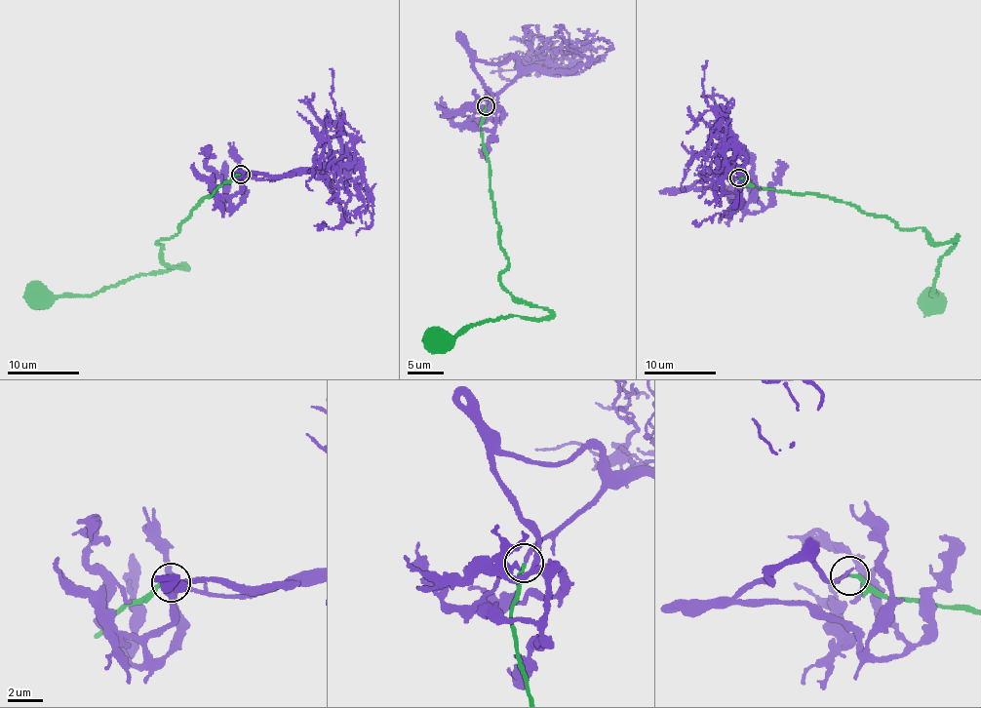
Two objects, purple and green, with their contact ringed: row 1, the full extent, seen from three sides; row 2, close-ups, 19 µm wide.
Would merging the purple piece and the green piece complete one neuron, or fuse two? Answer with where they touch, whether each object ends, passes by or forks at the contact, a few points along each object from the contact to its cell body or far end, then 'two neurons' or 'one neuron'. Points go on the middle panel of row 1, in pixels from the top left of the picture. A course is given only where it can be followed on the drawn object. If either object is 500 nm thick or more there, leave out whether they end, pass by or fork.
place (486, 105); purple passes by; green ends; course purple (486, 106), (519, 73), (515, 58), (472, 62), (490, 94), (494, 127), (454, 124), (442, 97); course green (486, 106), (481, 137), (509, 265), (499, 283), (552, 314), (511, 315), (463, 327), (452, 337), (424, 339); one neuron

